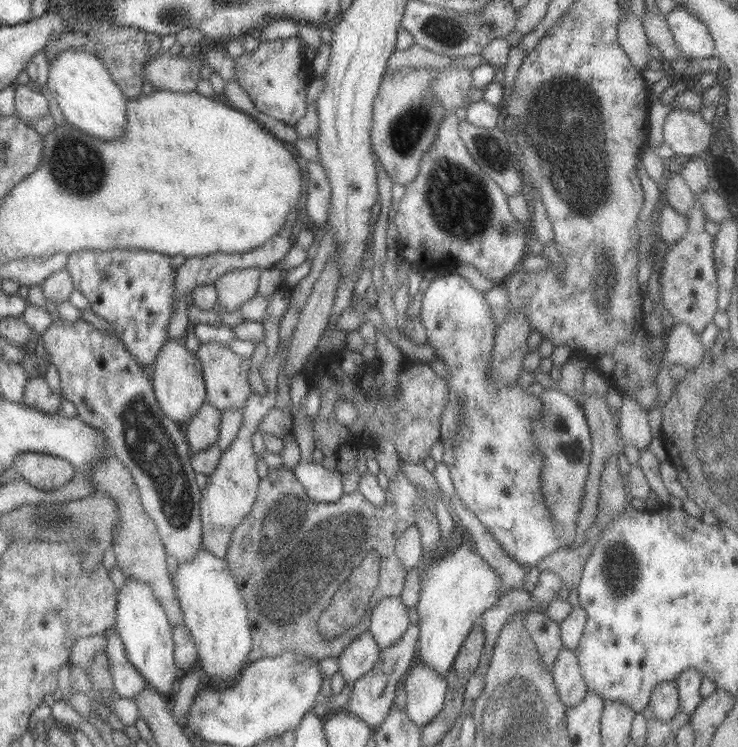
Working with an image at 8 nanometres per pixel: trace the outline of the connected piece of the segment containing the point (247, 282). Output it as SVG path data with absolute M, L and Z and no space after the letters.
M245 268L223 274L213 282L216 291L216 306L220 311L233 313L256 294L257 282L261 270Z

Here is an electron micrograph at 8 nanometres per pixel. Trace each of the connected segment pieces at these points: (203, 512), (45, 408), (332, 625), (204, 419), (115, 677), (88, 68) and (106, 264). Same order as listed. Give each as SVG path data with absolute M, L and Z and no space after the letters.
M288 306L287 311L281 319L278 320L278 348L276 356L259 366L259 375L265 384L266 393L263 395L251 394L246 398L243 406L241 427L237 430L235 438L229 443L229 446L223 452L212 470L211 474L206 477L204 488L200 491L199 501L199 522L201 522L201 544L204 549L210 552L212 556L223 560L231 539L231 531L243 520L243 517L251 510L254 503L257 488L260 482L259 475L255 471L257 457L251 447L251 435L258 431L263 417L274 408L275 392L277 392L276 376L278 366L281 362L281 347L287 347L287 343L292 336L292 331L299 319L298 308Z
M41 376L30 377L23 385L21 405L23 407L53 415L56 413L61 396L51 391Z
M369 552L367 557L359 565L353 567L346 579L339 584L325 610L317 617L317 630L321 634L321 638L332 642L335 636L341 634L345 628L363 620L365 610L369 607L367 602L369 602L378 581L379 562L379 556L375 552Z
M204 403L191 418L191 421L182 426L184 439L191 453L216 443L220 414L219 410Z
M113 630L105 634L105 658L108 662L108 672L111 675L111 687L114 694L121 698L133 699L143 688L145 680L139 671L131 665L125 656L121 641Z
M65 50L50 61L50 70L45 81L49 94L57 103L63 120L75 130L99 140L115 140L125 128L125 104L128 98L111 80L101 59L92 52Z
M85 249L66 256L64 270L69 274L73 289L87 299L87 308L113 328L114 335L140 366L155 361L161 346L167 341L165 329L173 315L172 279L175 268L170 266L171 257L141 249L111 249L91 251Z

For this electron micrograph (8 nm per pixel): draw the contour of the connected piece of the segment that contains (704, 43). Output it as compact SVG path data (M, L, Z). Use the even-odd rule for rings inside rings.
M676 6L663 17L681 58L690 61L713 56L713 40L706 26L695 16Z

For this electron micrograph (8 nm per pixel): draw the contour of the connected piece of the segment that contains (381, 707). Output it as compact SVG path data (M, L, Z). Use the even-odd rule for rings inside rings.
M409 622L405 632L403 632L401 638L395 644L380 650L371 670L363 674L355 682L352 682L349 699L347 699L347 704L343 707L343 710L349 712L351 716L357 716L361 722L373 729L381 724L381 721L387 715L387 711L389 711L389 707L391 707L391 701L394 700L396 684L399 682L397 678L405 675L409 669L411 658L415 654L417 635L418 625Z

